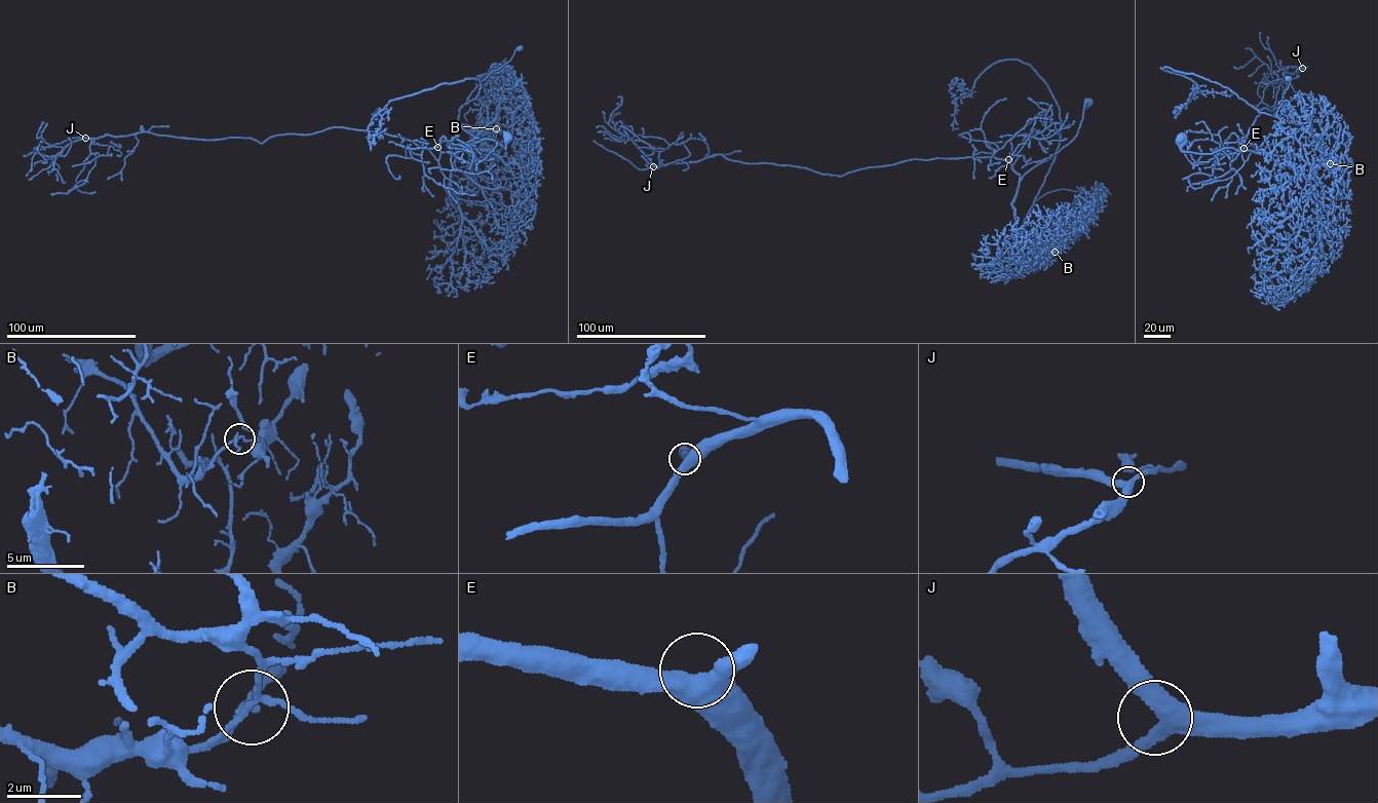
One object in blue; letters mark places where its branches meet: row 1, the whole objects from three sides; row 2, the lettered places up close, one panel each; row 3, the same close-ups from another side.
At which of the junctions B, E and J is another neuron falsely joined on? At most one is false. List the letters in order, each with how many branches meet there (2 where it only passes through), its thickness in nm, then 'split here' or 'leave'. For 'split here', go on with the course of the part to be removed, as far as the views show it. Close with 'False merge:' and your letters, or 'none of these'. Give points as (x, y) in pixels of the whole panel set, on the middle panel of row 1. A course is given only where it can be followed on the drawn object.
B: 3 | 130 nm | split here | (1055, 252), (1020, 236), (1060, 139), (1047, 84), (1012, 60), (991, 65), (967, 94), (953, 96), (951, 81)
E: 3 | 480 nm | leave
J: 3 | 400 nm | leave
False merge: B

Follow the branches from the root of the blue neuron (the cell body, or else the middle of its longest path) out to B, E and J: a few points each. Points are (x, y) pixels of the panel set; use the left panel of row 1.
B: (508, 138), (505, 149), (486, 139), (447, 147), (456, 155), (483, 130), (496, 128)
E: (508, 138), (505, 149), (499, 143), (486, 139), (452, 145), (444, 140), (437, 147)
J: (508, 138), (505, 149), (486, 139), (425, 148), (333, 126), (261, 143), (145, 131), (85, 138)

